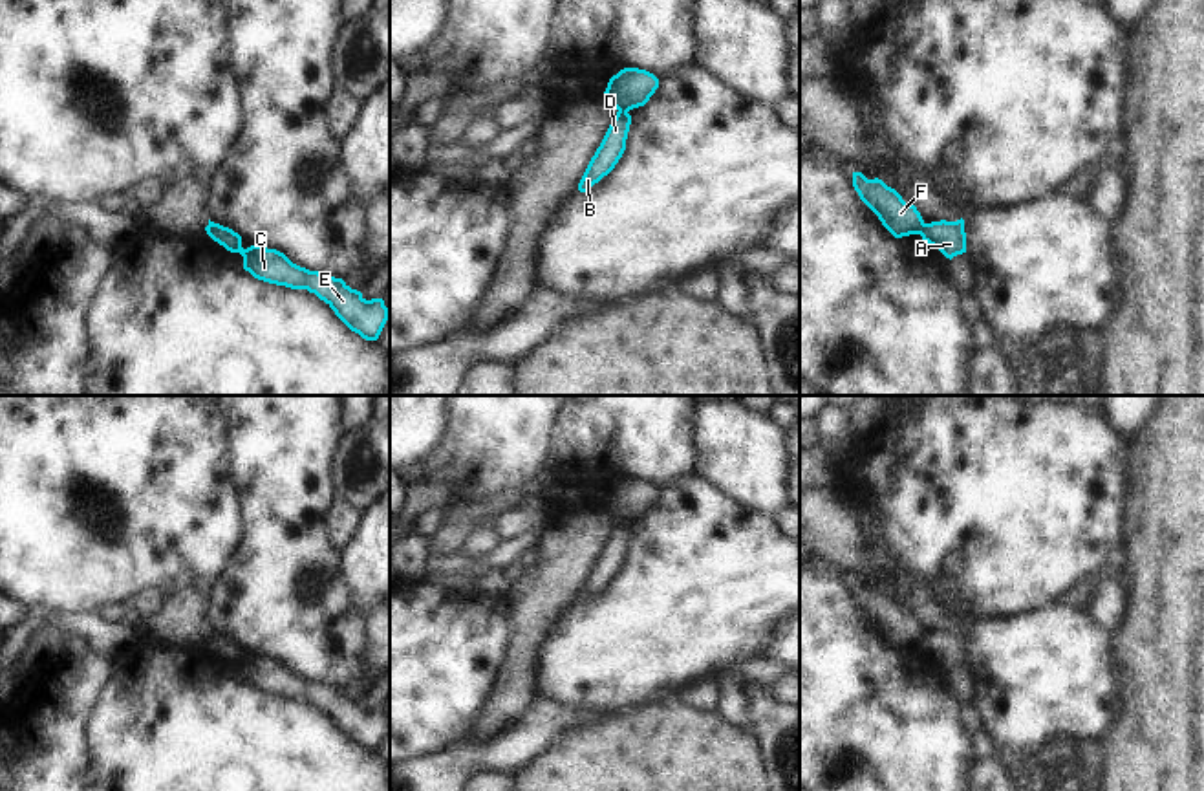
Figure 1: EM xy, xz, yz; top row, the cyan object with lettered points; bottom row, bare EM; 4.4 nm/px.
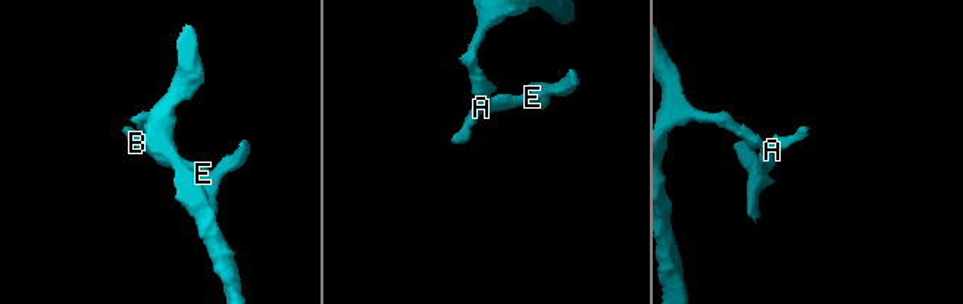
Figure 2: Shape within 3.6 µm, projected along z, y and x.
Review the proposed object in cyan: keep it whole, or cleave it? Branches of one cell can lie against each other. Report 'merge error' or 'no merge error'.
merge error

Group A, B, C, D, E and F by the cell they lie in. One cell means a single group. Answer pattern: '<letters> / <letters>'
A B C D E / F

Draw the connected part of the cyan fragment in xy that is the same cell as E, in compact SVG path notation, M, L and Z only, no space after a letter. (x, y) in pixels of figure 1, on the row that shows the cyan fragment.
M212 223L205 231L227 251L240 253L243 269L254 278L291 289L307 289L324 300L351 331L366 341L379 339L388 320L388 308L382 298L366 300L360 291L351 289L342 278L300 267L276 249L263 245L243 249L242 236L232 229L220 229Z

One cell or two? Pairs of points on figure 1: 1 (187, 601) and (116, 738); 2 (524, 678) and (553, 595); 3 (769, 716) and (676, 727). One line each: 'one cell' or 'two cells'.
1: two cells
2: one cell
3: two cells

